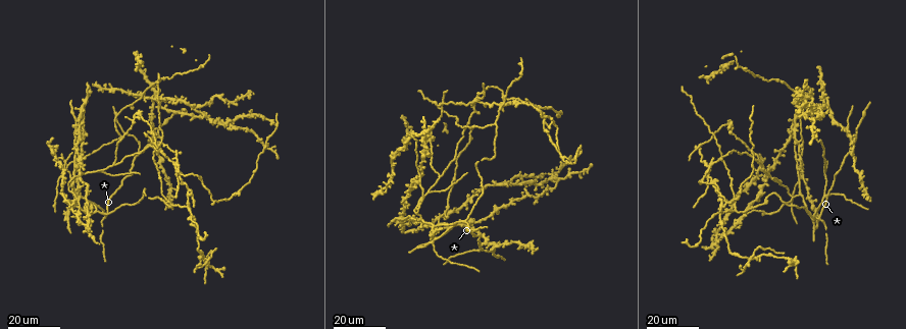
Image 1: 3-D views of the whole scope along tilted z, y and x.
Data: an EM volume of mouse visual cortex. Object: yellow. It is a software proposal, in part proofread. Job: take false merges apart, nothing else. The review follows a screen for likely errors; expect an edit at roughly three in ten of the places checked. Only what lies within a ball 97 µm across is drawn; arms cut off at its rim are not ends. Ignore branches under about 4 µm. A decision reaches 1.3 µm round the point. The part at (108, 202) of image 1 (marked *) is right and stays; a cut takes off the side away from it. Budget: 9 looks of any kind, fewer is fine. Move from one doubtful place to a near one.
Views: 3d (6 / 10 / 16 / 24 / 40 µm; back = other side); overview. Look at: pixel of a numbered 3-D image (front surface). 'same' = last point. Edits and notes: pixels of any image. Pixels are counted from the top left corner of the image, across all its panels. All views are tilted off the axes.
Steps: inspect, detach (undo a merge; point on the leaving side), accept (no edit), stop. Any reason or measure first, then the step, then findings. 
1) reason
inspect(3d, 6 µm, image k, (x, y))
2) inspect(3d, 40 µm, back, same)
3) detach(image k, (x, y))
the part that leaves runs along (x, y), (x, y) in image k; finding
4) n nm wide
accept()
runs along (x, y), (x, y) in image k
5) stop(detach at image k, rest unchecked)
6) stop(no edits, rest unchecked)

arms part here
inspect(3d, 24 µm, image 1, (95, 211))

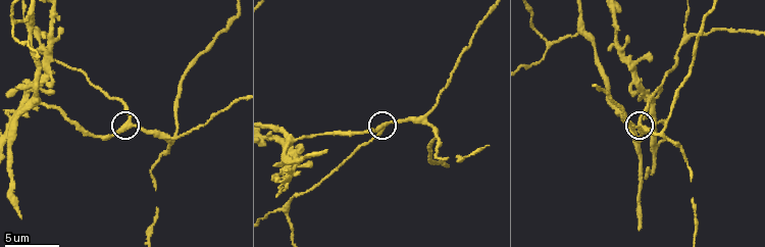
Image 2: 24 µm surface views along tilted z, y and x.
closer look
inspect(3d, 6 µm, image 2, (129, 122))

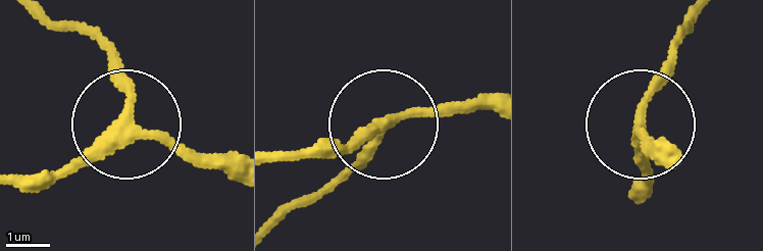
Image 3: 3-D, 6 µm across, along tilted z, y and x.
250 nm wide
accept()
runs along (234, 173), (132, 130), (102, 29) in image 3; all the same neuron

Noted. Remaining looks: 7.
a fork
inspect(3d, 10 µm, image 2, (550, 43))

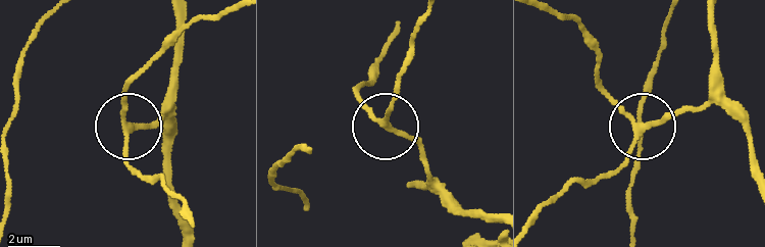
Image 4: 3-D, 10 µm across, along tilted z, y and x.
3 arms
accept()
runs along (754, 161), (748, 129), (693, 104), (642, 134), (605, 177) in image 4; all the same neuron

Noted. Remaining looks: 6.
a fork
inspect(3d, 10 µm, image 2, (661, 133))

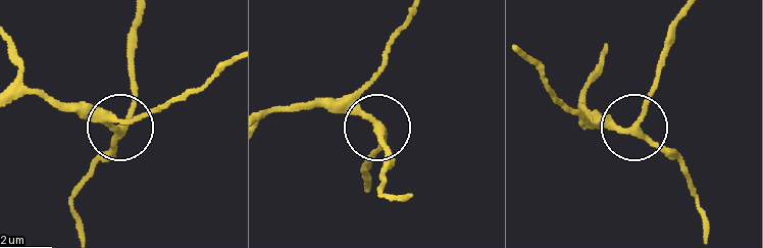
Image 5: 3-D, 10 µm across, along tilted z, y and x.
220 nm wide
accept()
runs along (679, 20), (639, 125), (683, 172) in image 5; one neuron here

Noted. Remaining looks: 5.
three-way junction
inspect(3d, 24 µm, image 1, (735, 208))

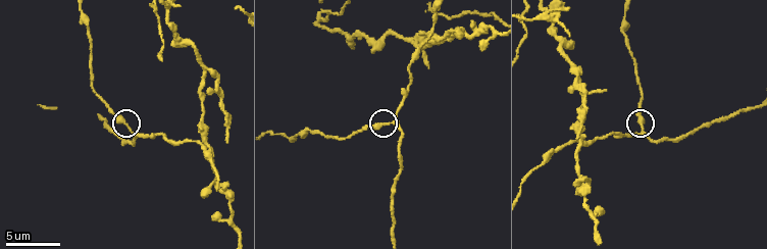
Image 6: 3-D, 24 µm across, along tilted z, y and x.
closer look
inspect(3d, 6 µm, image 6, (392, 121))

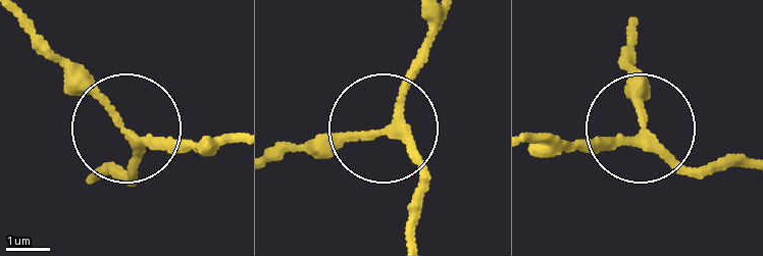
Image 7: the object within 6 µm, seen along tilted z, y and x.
3 arms
accept()
runs along (234, 138), (134, 136), (131, 177), (115, 171) in image 7; continuous, no second neuron

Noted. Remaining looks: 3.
stop(no edits, rest unchecked)

